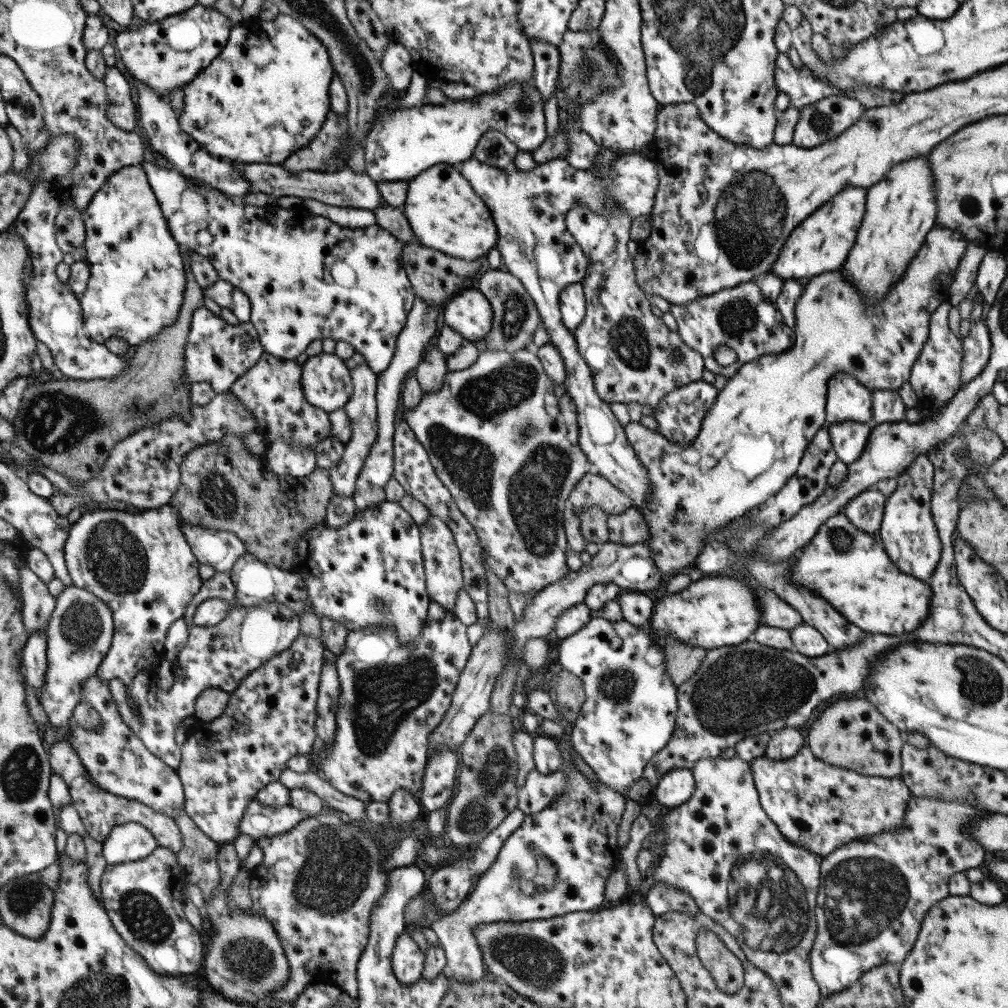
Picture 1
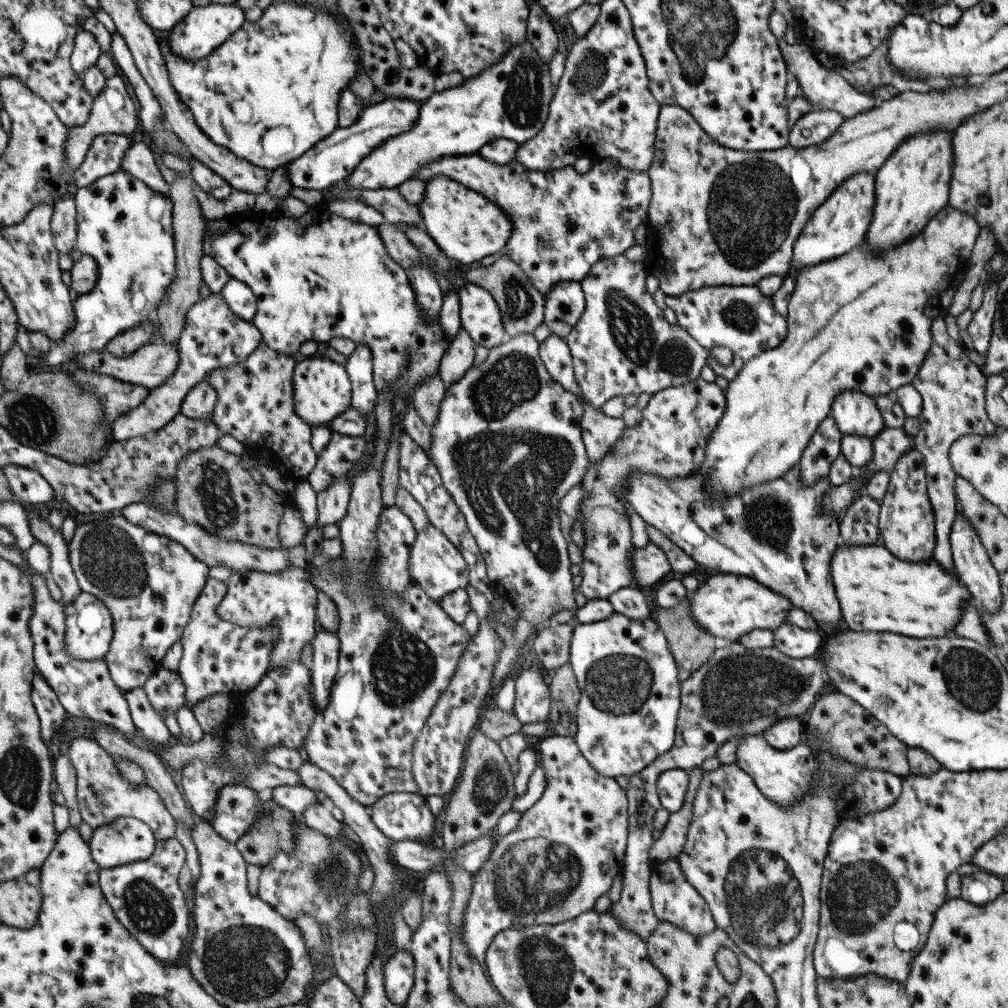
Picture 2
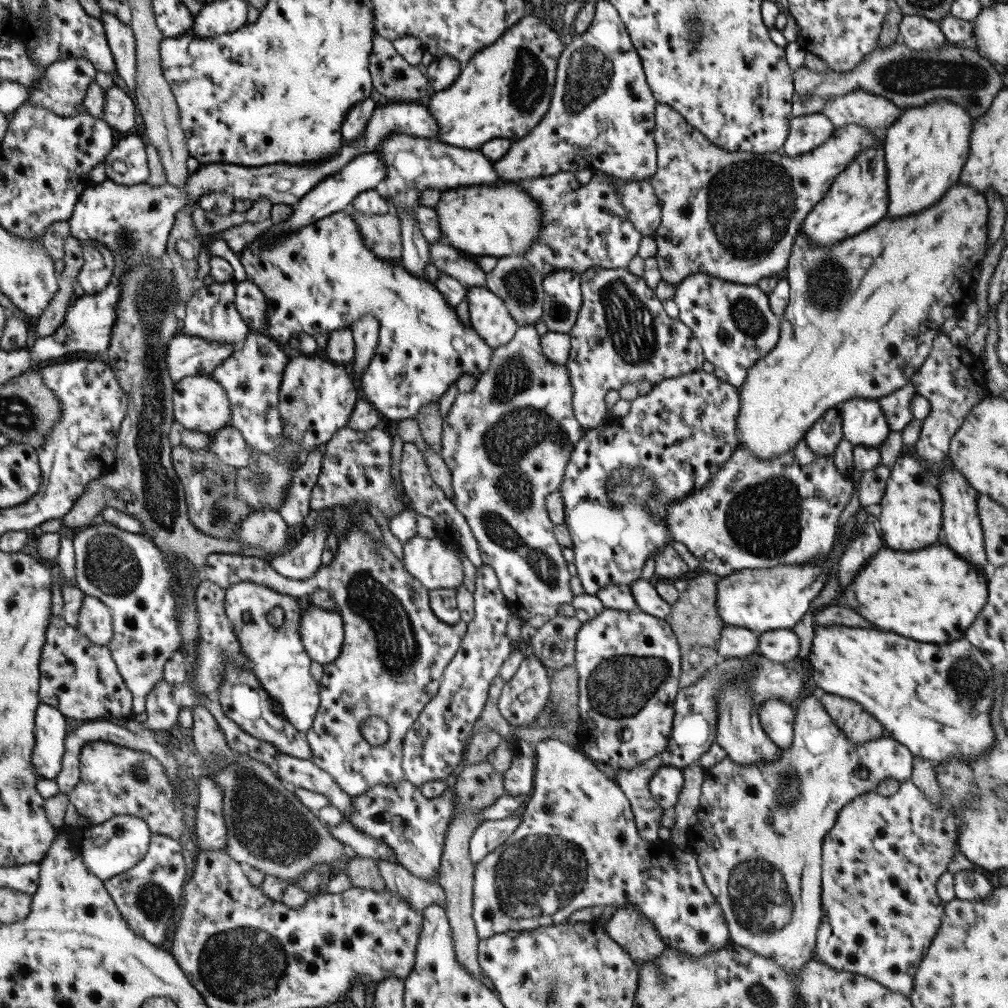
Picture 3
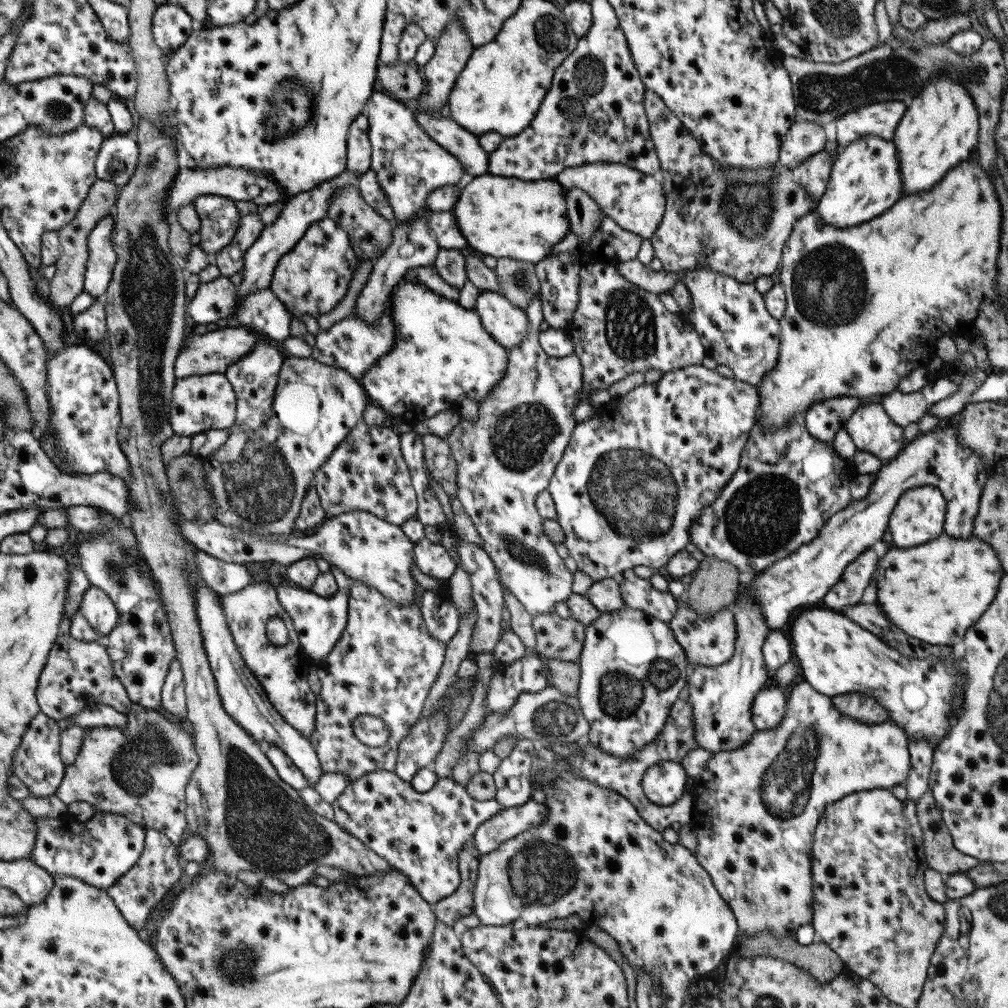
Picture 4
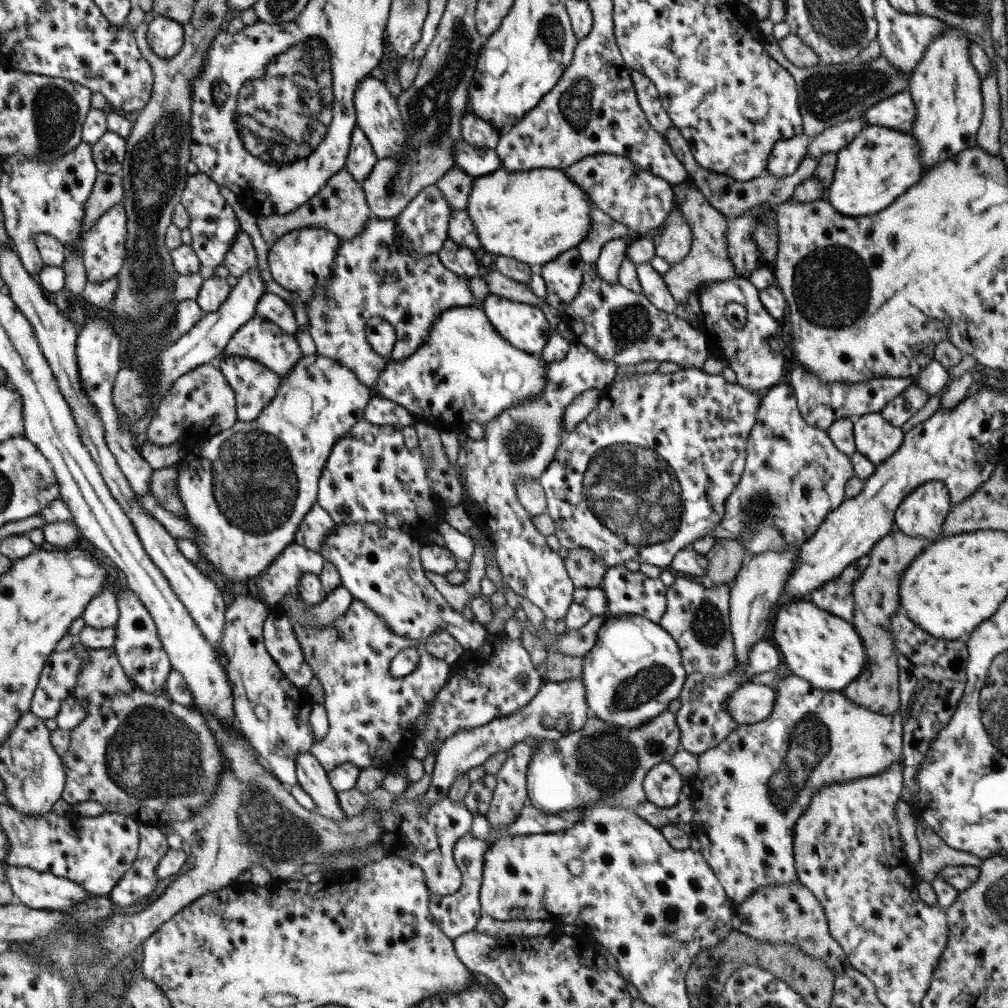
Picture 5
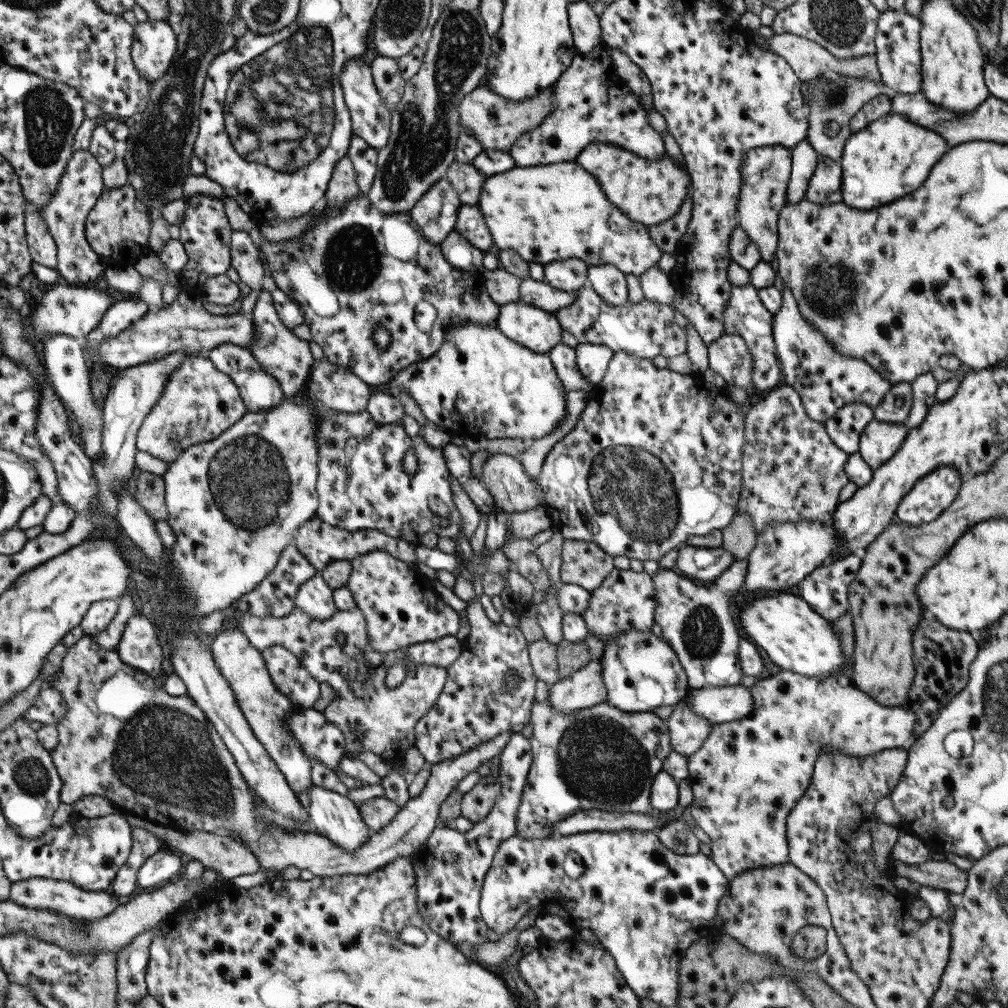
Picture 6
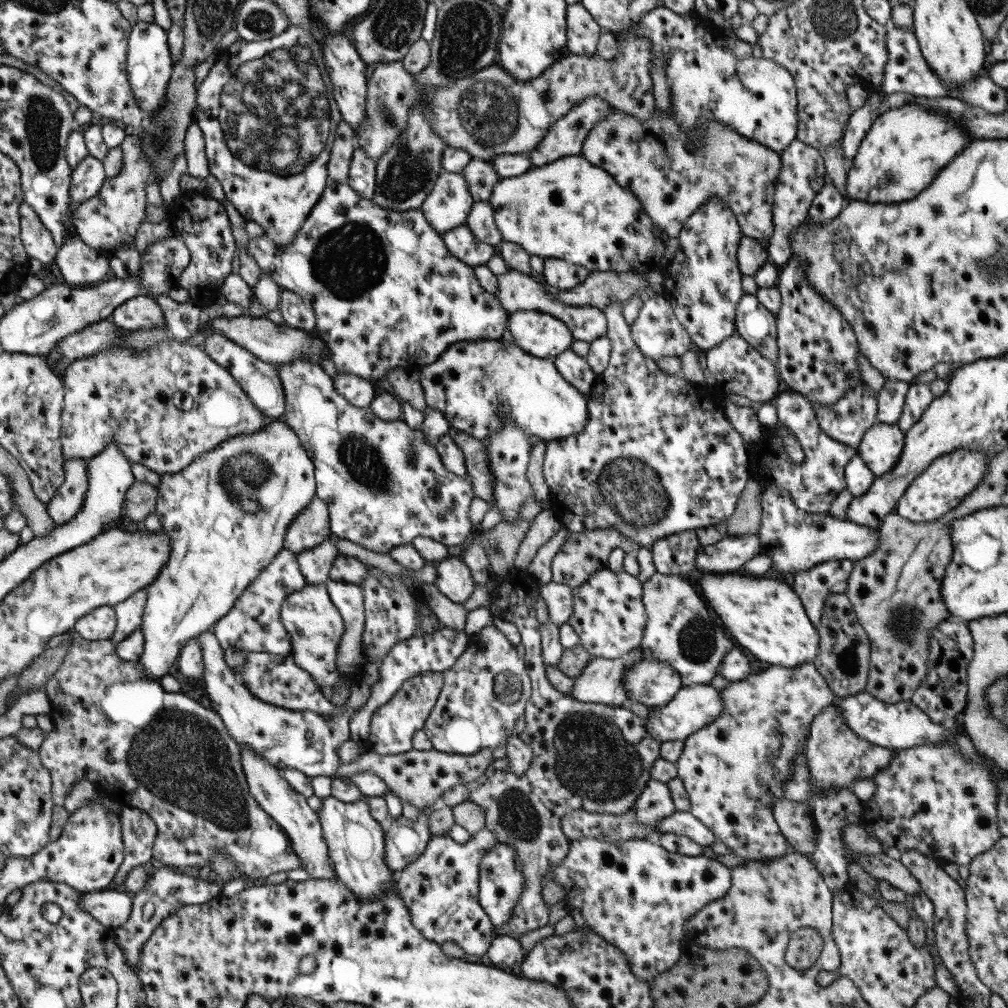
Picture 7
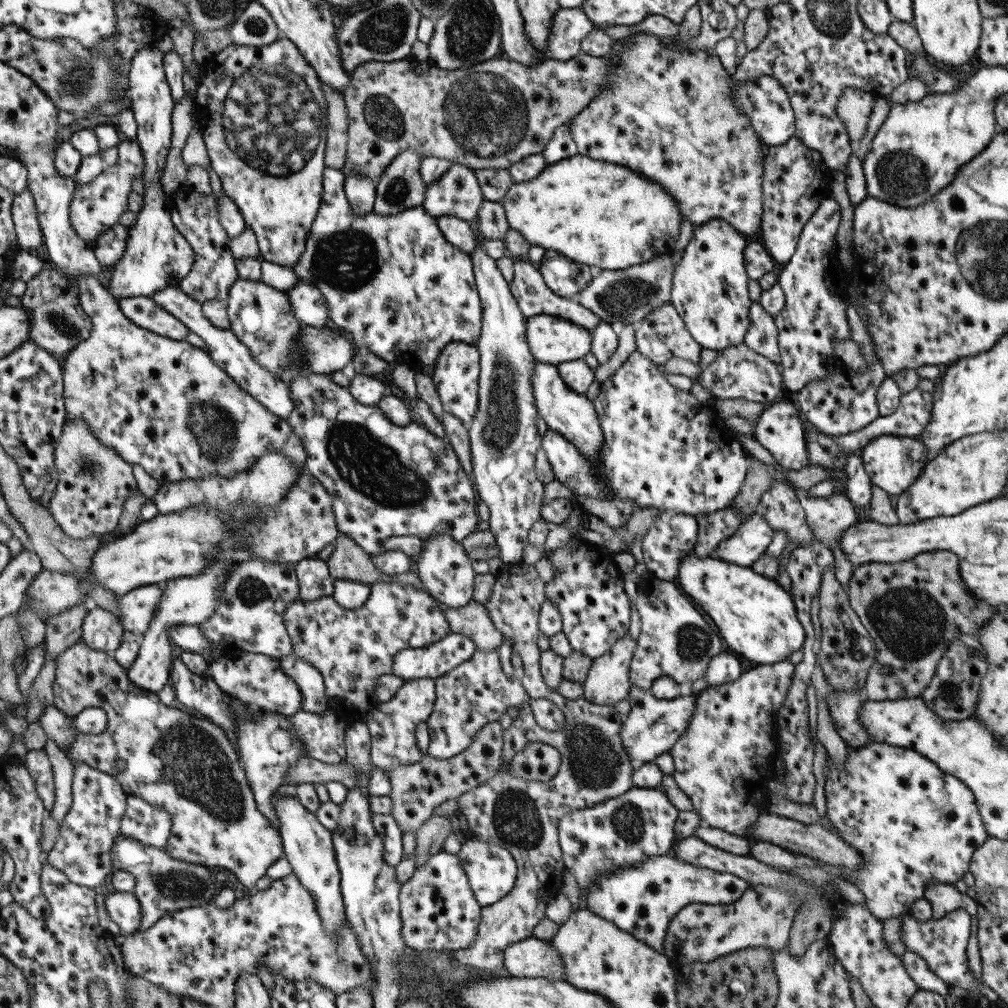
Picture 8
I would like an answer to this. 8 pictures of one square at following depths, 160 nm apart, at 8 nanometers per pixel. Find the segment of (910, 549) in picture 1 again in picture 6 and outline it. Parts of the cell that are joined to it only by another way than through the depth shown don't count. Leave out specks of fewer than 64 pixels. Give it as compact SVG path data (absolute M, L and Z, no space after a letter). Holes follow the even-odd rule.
M952 466L937 467L903 495L894 519L915 526L935 520L951 504L963 479Z

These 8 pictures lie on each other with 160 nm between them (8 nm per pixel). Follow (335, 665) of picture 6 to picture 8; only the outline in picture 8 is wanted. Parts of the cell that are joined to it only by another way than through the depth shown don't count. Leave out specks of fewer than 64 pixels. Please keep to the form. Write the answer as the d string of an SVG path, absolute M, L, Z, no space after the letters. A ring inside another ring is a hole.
M416 678L405 681L401 688L387 702L377 702L365 724L370 736L370 763L383 770L395 768L400 764L419 762L425 754L416 745L415 725L425 722L433 711L434 679Z

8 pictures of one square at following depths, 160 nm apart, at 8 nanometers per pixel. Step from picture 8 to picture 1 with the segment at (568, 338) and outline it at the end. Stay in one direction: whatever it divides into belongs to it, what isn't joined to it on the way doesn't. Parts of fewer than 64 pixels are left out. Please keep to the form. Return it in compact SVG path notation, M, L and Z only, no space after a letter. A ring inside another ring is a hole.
M461 288L445 301L441 310L443 319L440 324L445 324L458 332L467 342L475 343L477 340L484 340L490 333L492 325L491 305L477 289Z

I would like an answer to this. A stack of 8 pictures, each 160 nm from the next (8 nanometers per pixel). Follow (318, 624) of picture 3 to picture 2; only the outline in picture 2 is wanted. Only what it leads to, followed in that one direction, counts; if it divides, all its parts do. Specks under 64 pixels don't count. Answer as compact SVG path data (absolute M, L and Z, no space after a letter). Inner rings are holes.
M318 627L310 641L313 647L310 684L316 712L321 712L327 706L329 689L337 672L340 646L336 634L331 633Z

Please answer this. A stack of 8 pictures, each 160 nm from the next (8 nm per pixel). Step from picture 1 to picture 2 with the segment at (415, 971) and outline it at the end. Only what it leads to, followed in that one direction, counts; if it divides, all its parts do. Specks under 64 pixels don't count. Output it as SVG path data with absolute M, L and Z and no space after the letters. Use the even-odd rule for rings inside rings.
M396 949L382 970L385 996L395 1006L402 1006L413 984L414 960L411 953Z

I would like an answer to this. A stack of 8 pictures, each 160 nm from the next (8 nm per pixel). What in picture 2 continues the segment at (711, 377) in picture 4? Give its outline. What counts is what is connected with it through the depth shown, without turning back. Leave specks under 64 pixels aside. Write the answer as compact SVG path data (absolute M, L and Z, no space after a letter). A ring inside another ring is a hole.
M695 378L684 382L681 386L668 386L659 392L654 392L647 404L640 410L641 420L633 427L625 427L619 438L610 445L612 451L607 451L598 463L589 463L580 478L580 487L584 492L579 514L582 522L584 543L581 547L581 584L579 591L587 600L607 600L609 594L626 587L633 587L633 574L630 567L630 554L634 546L631 544L631 530L627 512L619 502L622 494L622 484L628 472L639 468L641 472L650 472L663 478L685 478L698 470L704 461L705 445L711 433L716 429L725 408L724 390L714 382Z

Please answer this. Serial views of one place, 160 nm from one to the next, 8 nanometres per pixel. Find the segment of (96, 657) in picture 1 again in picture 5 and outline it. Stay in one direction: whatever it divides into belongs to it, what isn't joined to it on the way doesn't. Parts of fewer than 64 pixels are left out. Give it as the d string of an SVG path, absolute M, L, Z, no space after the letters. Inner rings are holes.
M103 588L99 595L91 598L80 617L84 626L90 626L94 630L114 626L118 620L117 600L115 594Z

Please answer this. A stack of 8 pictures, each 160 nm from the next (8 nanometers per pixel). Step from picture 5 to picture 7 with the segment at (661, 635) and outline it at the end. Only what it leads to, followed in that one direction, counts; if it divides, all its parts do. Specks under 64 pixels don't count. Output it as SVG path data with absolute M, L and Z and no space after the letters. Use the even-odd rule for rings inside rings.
M642 656L635 665L626 661L622 678L626 698L647 708L664 706L682 687L680 676L666 662Z

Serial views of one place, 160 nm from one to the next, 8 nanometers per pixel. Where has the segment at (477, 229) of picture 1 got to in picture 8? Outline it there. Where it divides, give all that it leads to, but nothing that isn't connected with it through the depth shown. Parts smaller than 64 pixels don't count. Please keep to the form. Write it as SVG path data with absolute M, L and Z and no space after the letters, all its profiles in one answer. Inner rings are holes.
M578 155L548 164L533 180L514 182L498 202L506 214L507 228L519 232L530 245L553 249L569 260L605 270L627 268L667 254L675 246L682 220L675 199L658 182L625 166Z

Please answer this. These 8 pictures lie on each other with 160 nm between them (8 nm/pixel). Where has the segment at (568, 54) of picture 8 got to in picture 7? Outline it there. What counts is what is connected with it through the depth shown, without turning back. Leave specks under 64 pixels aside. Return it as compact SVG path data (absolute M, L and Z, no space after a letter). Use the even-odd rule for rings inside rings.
M581 3L566 5L565 22L566 49L571 54L593 54L602 30Z

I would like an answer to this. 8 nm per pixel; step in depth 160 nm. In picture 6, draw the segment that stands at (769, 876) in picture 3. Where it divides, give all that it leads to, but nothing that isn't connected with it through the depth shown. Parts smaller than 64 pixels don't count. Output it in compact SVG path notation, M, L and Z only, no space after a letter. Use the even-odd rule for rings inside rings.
M790 670L754 682L749 689L753 710L739 720L713 725L695 753L686 757L686 776L692 792L687 811L710 838L709 858L728 882L747 869L788 862L785 817L810 783L817 753L866 757L882 750L907 747L913 740L915 716L903 705L879 706L867 694L835 677L808 677Z

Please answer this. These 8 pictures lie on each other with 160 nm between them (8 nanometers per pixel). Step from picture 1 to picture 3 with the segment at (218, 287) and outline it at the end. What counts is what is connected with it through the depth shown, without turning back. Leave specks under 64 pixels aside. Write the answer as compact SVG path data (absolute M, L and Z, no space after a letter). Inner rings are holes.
M247 280L234 281L234 305L236 311L240 314L241 320L246 322L246 325L251 331L263 333L266 330L267 311L269 304L264 297L264 294L253 284Z

